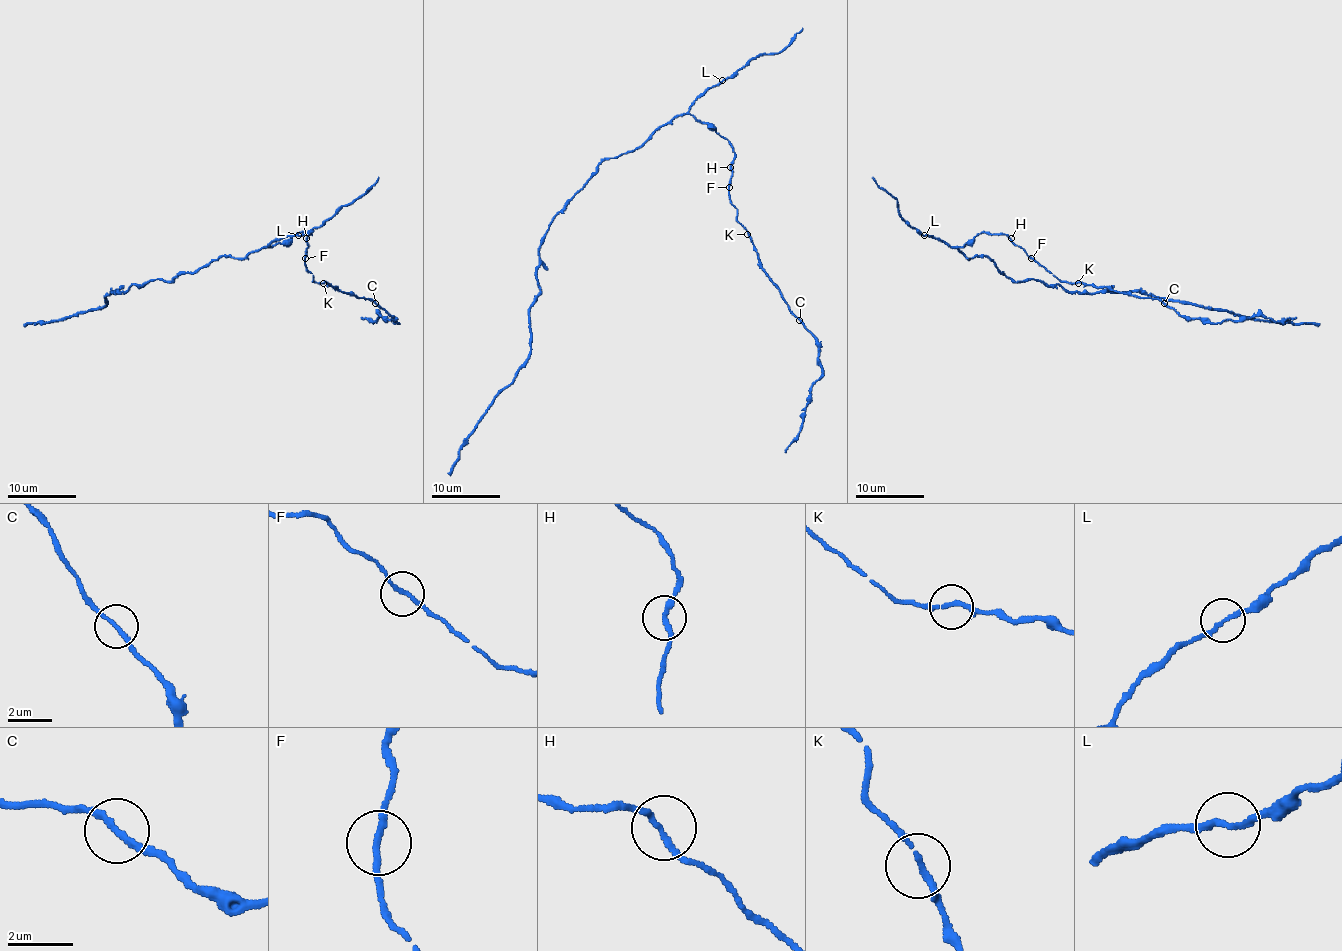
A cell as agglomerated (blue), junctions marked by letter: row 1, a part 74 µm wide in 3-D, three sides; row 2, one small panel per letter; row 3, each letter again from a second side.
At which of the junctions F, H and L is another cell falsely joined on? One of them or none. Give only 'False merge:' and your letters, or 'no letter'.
False merge: no letter

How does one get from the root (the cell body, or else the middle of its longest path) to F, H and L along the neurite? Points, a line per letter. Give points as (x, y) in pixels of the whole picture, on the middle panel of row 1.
F: (668, 122), (689, 113), (701, 122), (708, 122), (728, 141), (734, 151), (728, 187)
H: (668, 122), (685, 113), (708, 122), (728, 141), (734, 151), (734, 163), (730, 167)
L: (668, 122), (684, 115), (697, 98), (722, 81)

